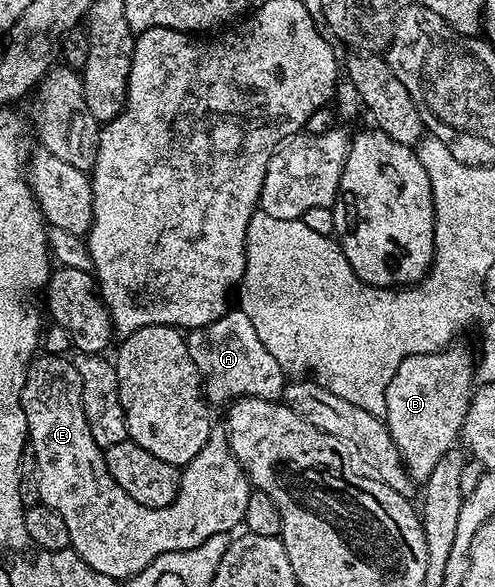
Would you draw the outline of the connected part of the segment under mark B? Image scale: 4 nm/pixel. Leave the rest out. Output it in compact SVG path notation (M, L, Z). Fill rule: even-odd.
M460 343L434 353L411 355L399 363L385 392L383 420L414 482L424 483L431 475L431 467L458 444L474 388L475 357Z

